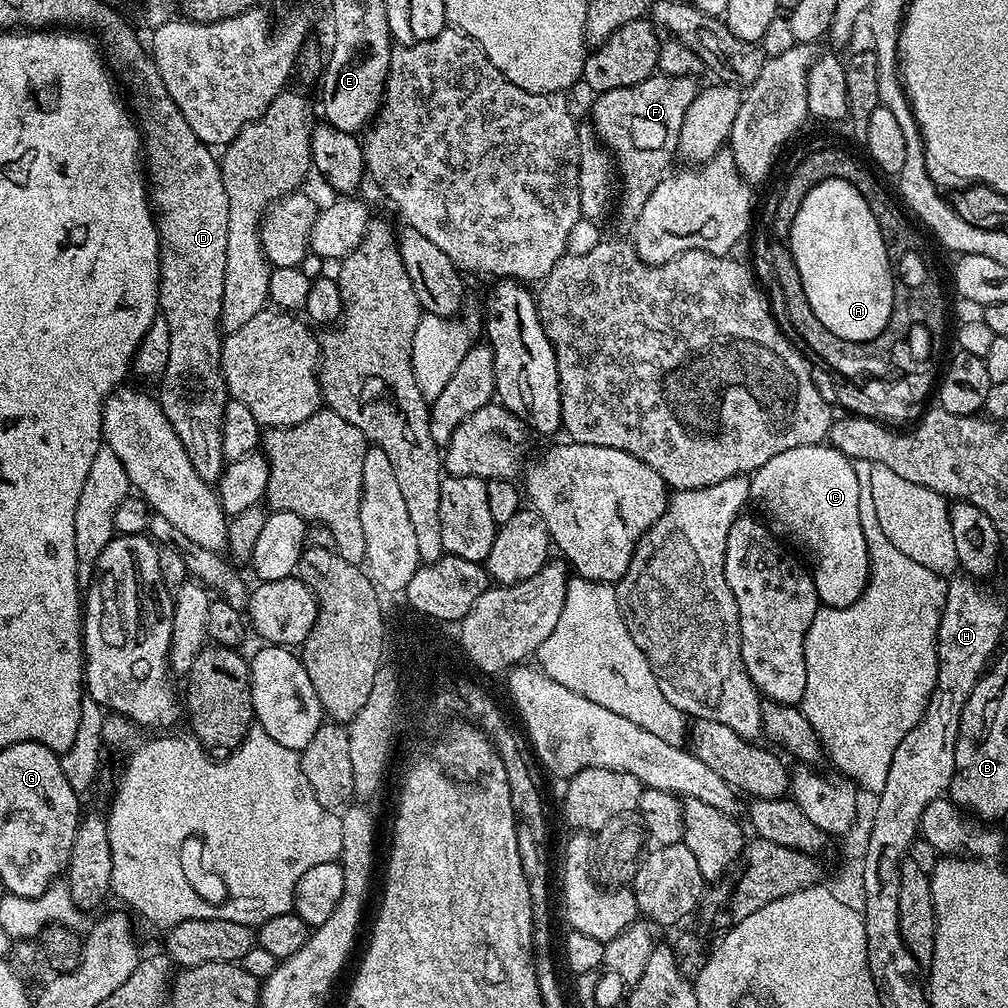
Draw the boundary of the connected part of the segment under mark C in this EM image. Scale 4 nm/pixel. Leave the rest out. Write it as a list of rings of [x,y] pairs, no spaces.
[[[824,442],[794,446],[794,450],[774,454],[770,462],[751,473],[748,494],[753,501],[757,500],[764,507],[765,514],[769,516],[767,519],[777,529],[780,527],[798,547],[812,552],[810,571],[823,607],[845,608],[861,596],[868,584],[868,577],[872,574],[872,559],[868,557],[866,534],[858,518],[860,487],[858,474],[854,474],[853,461]]]

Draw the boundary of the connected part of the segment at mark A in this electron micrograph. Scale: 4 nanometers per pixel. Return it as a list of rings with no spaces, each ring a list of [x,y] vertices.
[[[831,177],[814,185],[802,199],[798,214],[794,214],[786,243],[792,249],[792,257],[798,266],[802,290],[806,290],[806,302],[810,302],[810,310],[818,314],[818,322],[822,322],[830,334],[852,342],[875,341],[876,336],[885,335],[892,317],[897,281],[892,275],[892,264],[888,260],[887,247],[883,244],[882,230],[878,228],[866,200],[850,181]]]

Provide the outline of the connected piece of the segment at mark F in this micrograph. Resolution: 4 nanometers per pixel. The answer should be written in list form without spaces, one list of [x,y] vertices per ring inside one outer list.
[[[653,74],[642,82],[634,82],[634,86],[622,86],[618,90],[606,90],[595,97],[592,104],[591,127],[601,144],[610,153],[615,167],[618,169],[618,180],[624,183],[624,189],[619,189],[620,220],[625,226],[635,224],[638,214],[642,214],[642,206],[646,206],[646,198],[658,186],[658,182],[669,175],[673,167],[672,159],[677,159],[680,149],[682,122],[686,118],[686,110],[690,110],[690,102],[698,93],[697,81],[691,76],[665,76]]]

